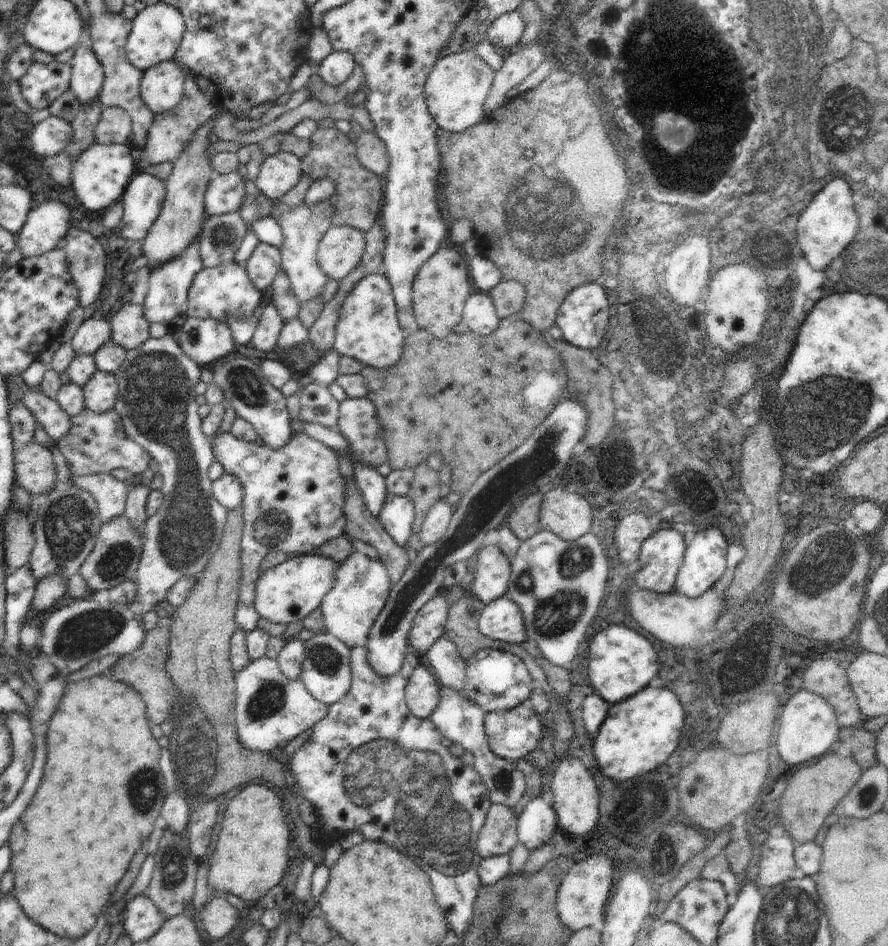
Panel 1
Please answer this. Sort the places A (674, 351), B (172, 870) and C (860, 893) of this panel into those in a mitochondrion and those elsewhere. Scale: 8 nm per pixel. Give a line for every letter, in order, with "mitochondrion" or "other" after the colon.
A: mitochondrion
B: mitochondrion
C: other

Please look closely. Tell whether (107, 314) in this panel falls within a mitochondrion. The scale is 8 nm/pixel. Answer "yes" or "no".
no

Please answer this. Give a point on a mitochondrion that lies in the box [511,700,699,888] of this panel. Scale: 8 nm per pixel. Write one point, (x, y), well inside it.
(644, 802)

